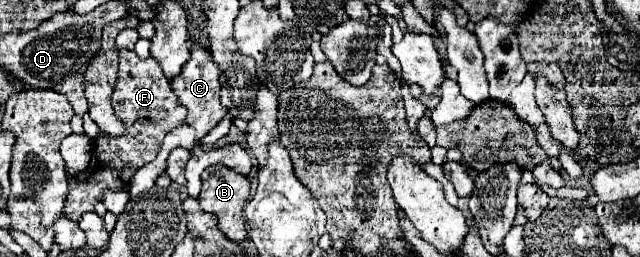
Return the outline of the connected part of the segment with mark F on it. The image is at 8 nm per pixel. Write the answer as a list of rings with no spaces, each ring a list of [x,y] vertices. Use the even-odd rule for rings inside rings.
[[[120,49],[120,69],[118,81],[112,93],[112,105],[116,115],[124,121],[126,133],[122,137],[108,137],[105,133],[98,134],[92,139],[92,159],[86,171],[70,177],[70,191],[66,197],[64,213],[80,221],[86,211],[94,211],[94,205],[102,201],[104,189],[124,189],[134,175],[136,169],[152,161],[158,153],[158,147],[164,135],[174,129],[176,125],[184,123],[186,109],[182,109],[178,97],[172,93],[170,81],[164,77],[160,65],[150,59],[140,59],[134,51]]]

